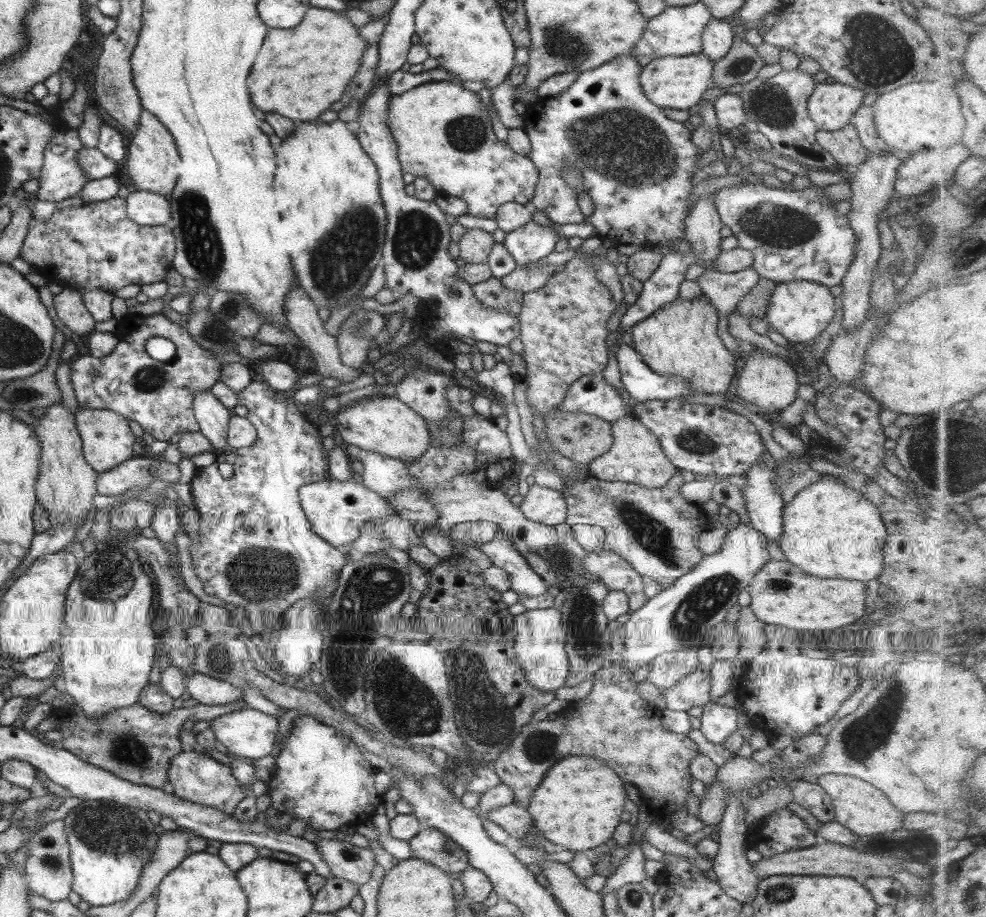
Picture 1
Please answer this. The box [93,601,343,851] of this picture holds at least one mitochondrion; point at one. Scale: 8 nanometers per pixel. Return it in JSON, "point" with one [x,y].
{"point":[128,752]}

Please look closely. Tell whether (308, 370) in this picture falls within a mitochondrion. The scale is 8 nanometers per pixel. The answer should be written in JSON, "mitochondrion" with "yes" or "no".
{"mitochondrion":"no"}

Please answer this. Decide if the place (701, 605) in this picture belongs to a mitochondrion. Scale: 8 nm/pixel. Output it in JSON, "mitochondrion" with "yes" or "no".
{"mitochondrion":"yes"}

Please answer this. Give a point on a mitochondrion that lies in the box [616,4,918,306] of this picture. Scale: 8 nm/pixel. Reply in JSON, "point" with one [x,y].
{"point":[877,53]}

